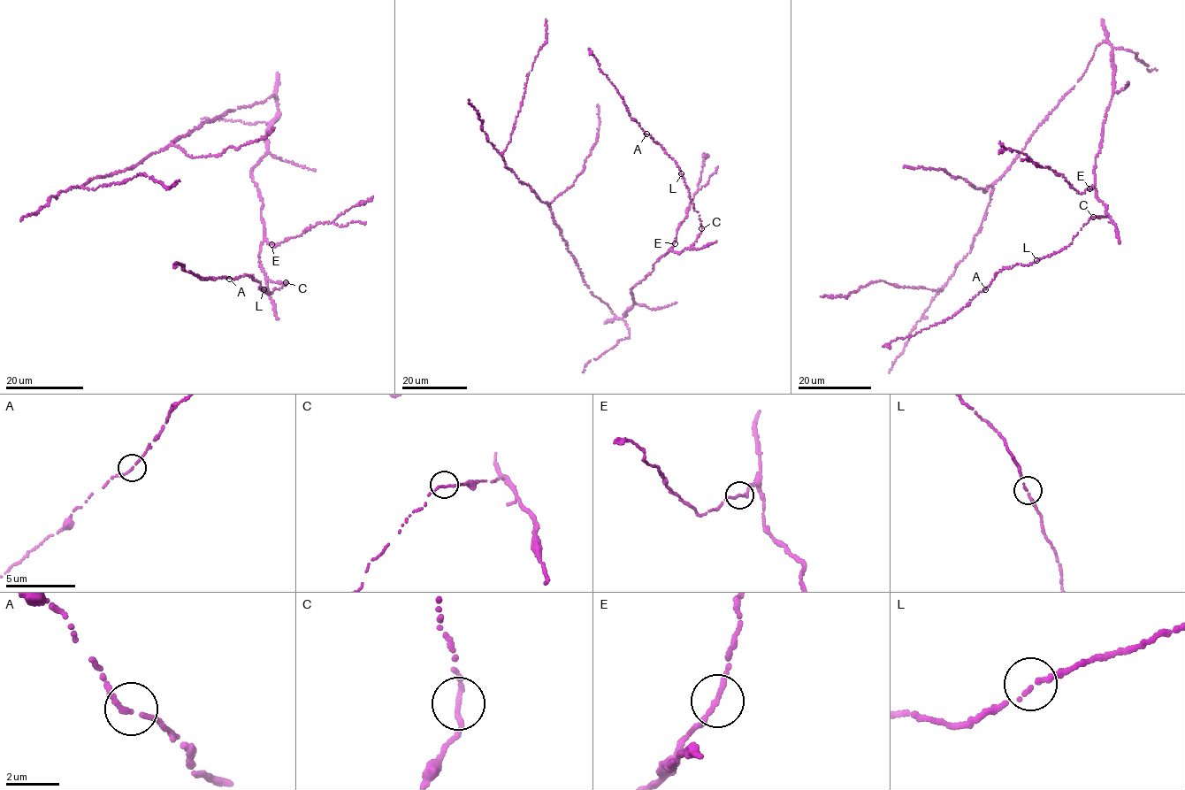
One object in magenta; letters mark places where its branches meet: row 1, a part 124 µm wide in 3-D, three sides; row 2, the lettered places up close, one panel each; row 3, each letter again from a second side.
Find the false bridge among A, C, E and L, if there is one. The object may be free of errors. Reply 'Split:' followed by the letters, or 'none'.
Split: none

